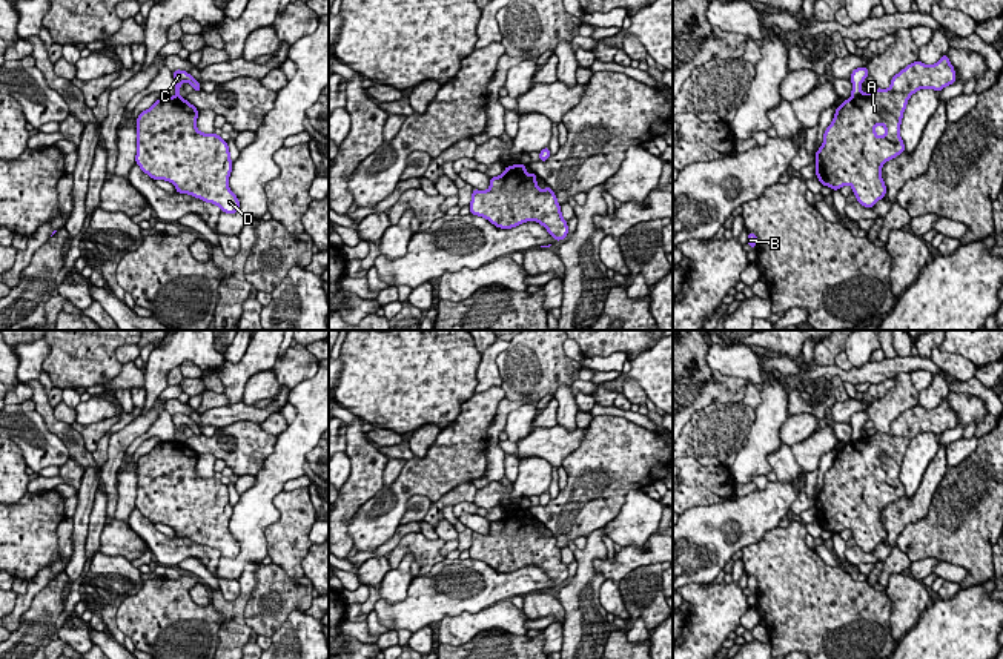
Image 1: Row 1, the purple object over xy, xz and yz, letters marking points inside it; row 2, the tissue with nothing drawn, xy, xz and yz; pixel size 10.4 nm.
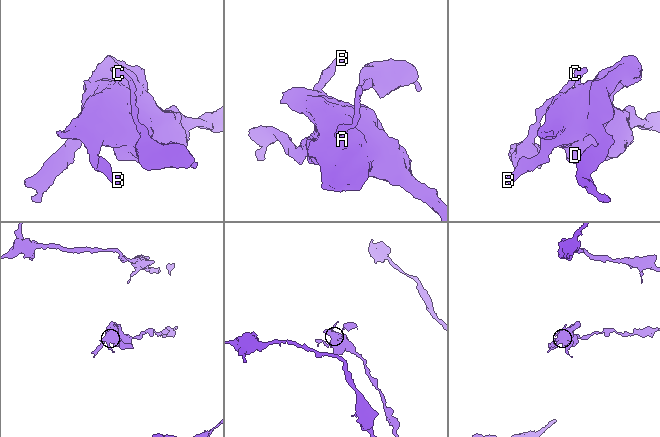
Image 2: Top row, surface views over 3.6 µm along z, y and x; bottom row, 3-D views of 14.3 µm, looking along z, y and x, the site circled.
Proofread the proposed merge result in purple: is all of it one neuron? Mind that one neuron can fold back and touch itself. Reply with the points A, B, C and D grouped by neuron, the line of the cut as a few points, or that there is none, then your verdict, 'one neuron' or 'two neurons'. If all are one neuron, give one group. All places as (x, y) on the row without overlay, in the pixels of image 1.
A B D / C | yz (860, 437), (851, 440) | two neurons

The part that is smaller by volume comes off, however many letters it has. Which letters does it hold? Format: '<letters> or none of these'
C

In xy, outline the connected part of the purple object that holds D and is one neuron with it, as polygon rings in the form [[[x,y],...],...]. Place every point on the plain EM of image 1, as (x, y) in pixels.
[[[161,441],[137,461],[135,508],[152,524],[164,524],[187,538],[237,558],[238,541],[229,532],[233,507],[220,479],[197,473],[198,453],[181,441]]]

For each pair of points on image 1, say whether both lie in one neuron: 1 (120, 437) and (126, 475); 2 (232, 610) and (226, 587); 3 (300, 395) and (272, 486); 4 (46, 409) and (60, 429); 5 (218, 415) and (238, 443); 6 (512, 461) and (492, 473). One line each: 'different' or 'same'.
1: different
2: different
3: same
4: same
5: different
6: different

